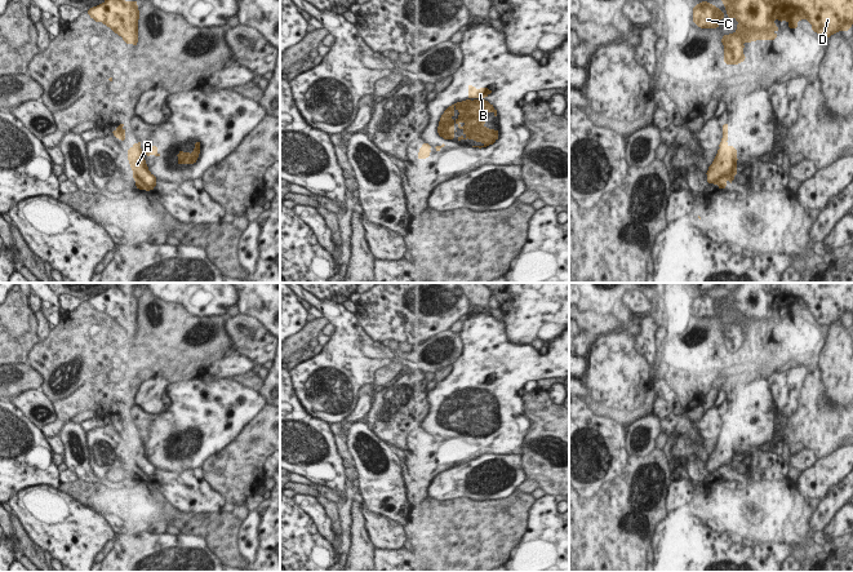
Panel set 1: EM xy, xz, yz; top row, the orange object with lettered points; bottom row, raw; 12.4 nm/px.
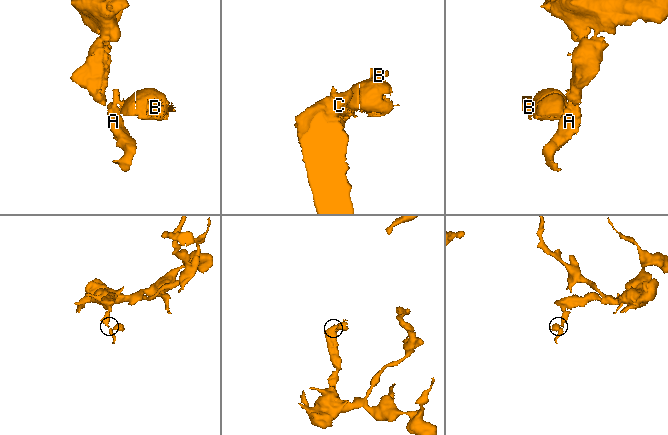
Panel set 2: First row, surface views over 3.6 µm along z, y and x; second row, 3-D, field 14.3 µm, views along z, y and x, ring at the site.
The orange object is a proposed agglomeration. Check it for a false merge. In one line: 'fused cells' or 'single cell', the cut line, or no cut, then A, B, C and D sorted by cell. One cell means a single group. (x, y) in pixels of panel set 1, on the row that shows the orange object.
fused cells; cut in yz along (727, 145), (720, 147); A C D / B

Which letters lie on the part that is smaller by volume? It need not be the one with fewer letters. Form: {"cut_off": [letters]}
{"cut_off": ["B"]}

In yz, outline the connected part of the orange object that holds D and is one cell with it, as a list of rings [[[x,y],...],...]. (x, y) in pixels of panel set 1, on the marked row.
[[[721,0],[729,18],[734,18],[738,25],[733,34],[724,35],[721,43],[724,45],[724,62],[727,65],[738,65],[745,61],[745,43],[756,40],[774,40],[778,27],[774,21],[786,21],[790,28],[796,28],[798,22],[807,19],[812,25],[812,30],[819,36],[830,37],[839,31],[848,31],[853,25],[853,0]]]

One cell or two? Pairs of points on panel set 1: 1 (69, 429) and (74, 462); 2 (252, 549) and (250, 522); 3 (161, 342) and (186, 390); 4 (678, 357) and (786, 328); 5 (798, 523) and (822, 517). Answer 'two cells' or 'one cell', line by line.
1: one cell
2: one cell
3: two cells
4: one cell
5: two cells

